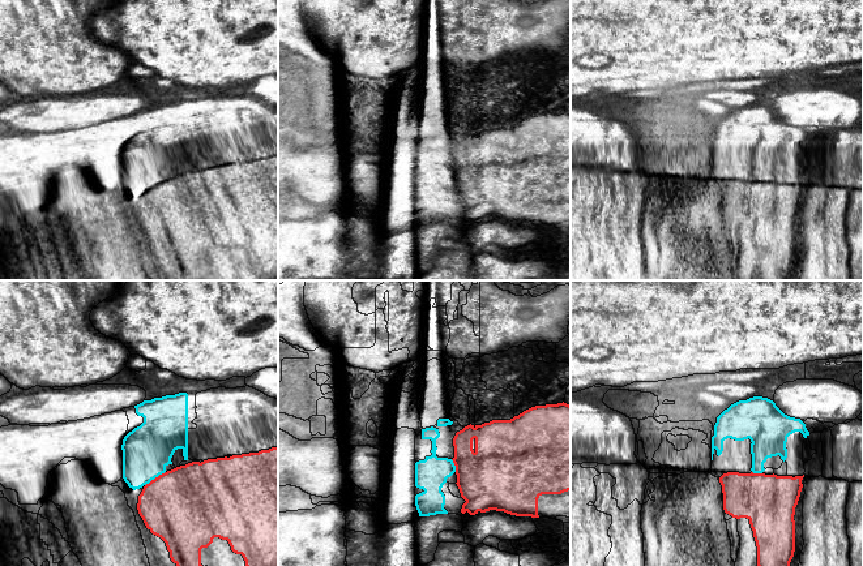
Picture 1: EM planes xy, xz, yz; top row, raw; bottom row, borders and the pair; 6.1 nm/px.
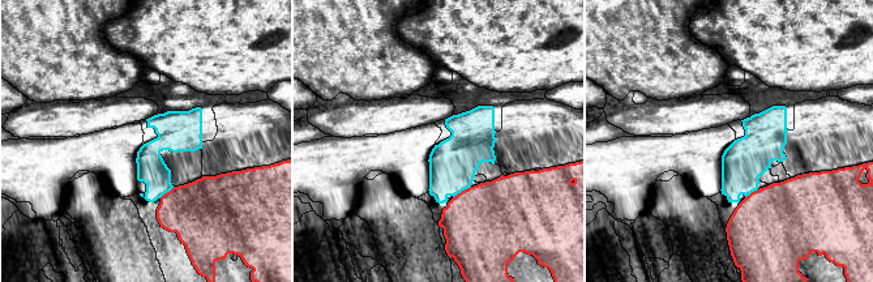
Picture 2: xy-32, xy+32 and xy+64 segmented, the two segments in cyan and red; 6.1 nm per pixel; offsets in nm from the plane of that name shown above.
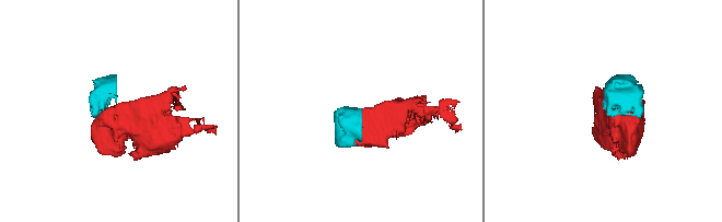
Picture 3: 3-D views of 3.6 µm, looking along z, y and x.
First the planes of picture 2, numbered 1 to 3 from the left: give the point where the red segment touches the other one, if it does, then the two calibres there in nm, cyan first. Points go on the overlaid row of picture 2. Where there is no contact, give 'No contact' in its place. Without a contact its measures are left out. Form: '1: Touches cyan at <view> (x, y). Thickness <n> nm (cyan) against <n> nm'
1: Touches cyan at xy-32 (166, 192). Thickness 180 nm (cyan) against 380 nm
2: Touches cyan at xy+32 (461, 191). Thickness 300 nm (cyan) against 500 nm
3: Touches cyan at xy+64 (750, 192). Thickness 280 nm (cyan) against 480 nm

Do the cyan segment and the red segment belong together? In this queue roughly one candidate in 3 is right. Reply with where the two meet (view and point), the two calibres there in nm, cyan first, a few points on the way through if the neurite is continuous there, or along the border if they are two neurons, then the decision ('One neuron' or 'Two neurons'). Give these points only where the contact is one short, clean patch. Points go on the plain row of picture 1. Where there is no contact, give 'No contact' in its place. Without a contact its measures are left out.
Touches cyan at xy (154, 185). Thickness 300 nm (cyan) against 480 nm. One neuron

